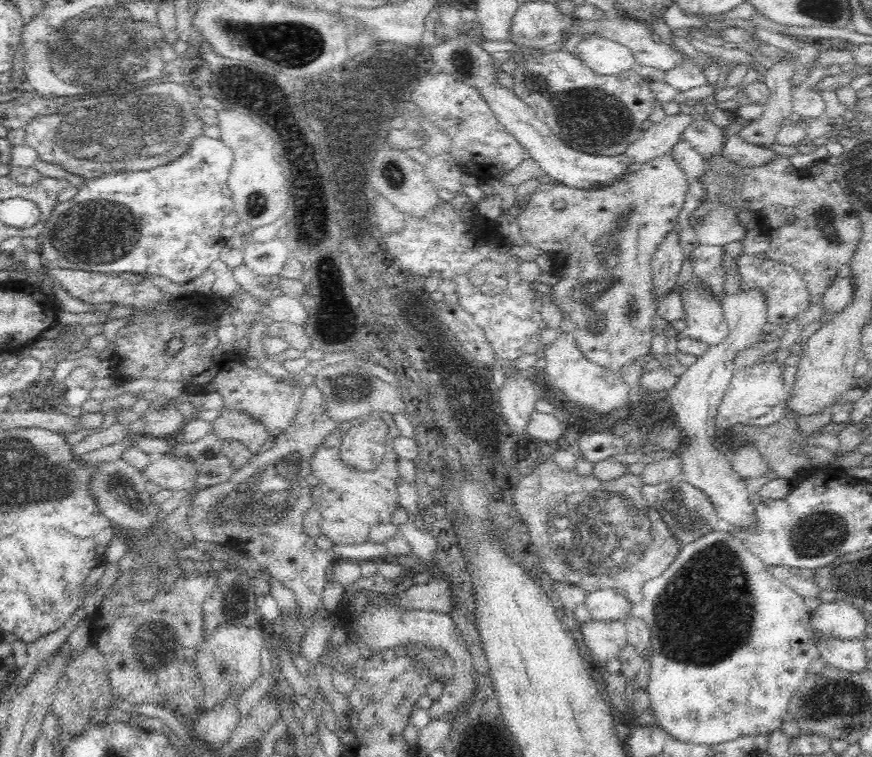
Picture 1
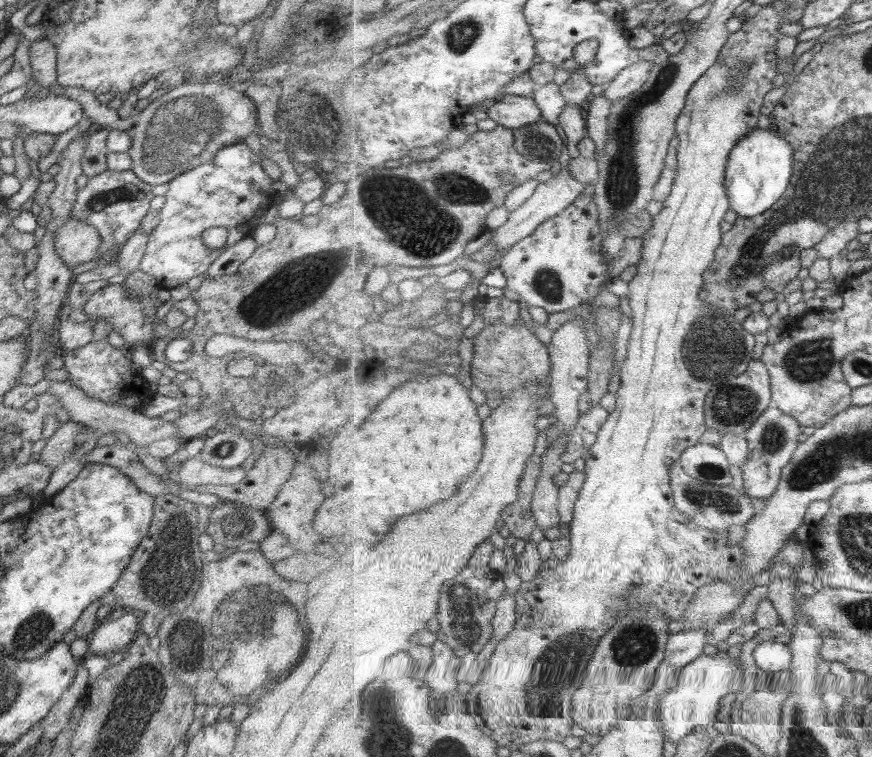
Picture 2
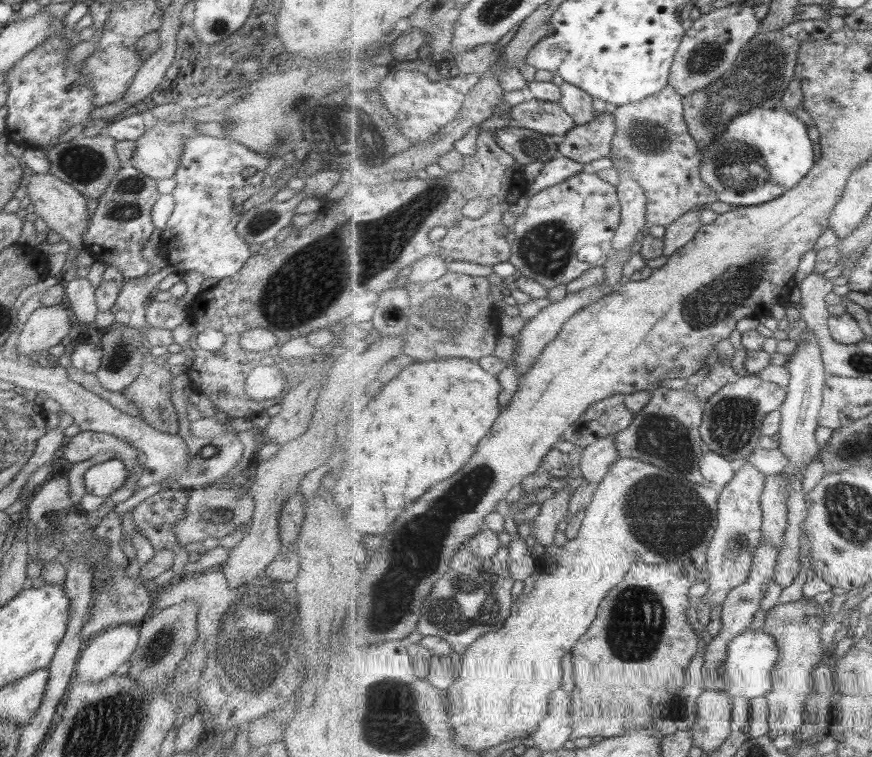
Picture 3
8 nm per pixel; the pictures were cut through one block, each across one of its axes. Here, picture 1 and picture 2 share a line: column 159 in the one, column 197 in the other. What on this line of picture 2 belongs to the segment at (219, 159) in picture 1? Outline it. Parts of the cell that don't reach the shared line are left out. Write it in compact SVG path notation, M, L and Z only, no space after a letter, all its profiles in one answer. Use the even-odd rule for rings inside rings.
M245 143L225 146L214 155L212 162L200 164L192 170L187 170L185 174L174 177L166 184L168 190L164 195L163 207L159 210L159 222L151 234L147 236L148 241L141 261L139 261L138 269L152 276L157 284L159 283L161 289L167 290L186 284L194 276L206 273L209 264L219 256L221 251L238 242L241 236L238 234L236 240L234 234L229 234L230 239L232 235L232 240L228 242L226 237L223 247L210 249L201 240L201 233L212 227L223 227L227 230L241 228L247 222L251 222L261 203L265 203L267 206L272 204L273 196L277 193L272 190L271 184L272 180L261 169L260 158Z

